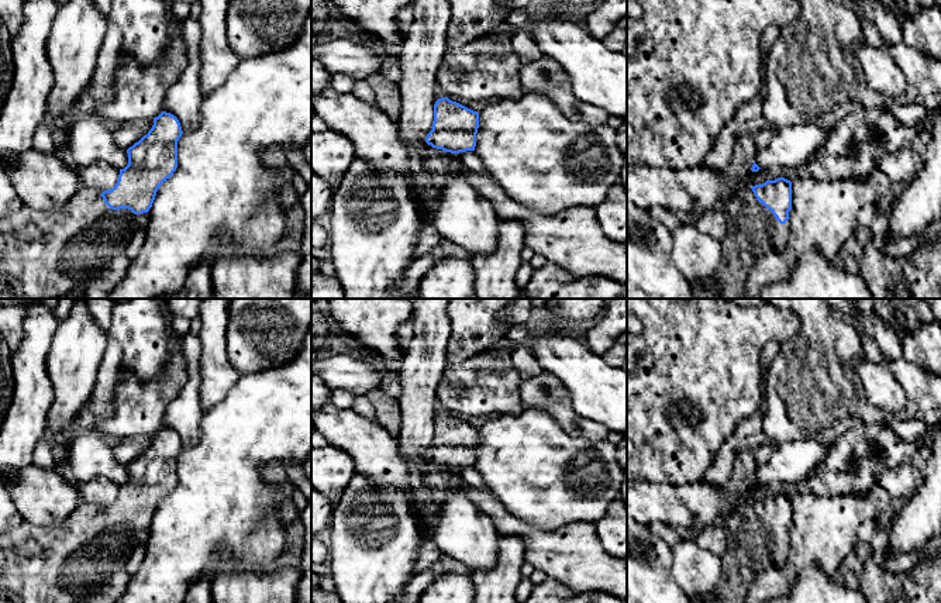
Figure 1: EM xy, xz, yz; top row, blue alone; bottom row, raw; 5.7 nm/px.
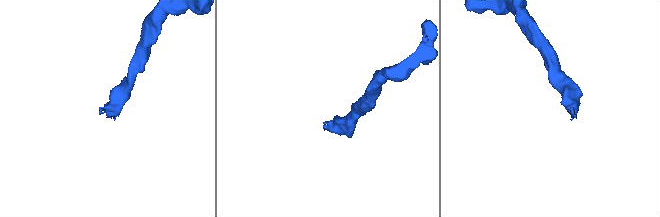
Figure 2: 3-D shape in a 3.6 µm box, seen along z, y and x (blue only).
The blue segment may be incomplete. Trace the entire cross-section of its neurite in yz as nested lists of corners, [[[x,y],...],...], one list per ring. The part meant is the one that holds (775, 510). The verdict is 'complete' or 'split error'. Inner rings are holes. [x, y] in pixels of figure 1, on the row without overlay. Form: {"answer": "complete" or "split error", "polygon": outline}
{"answer": "split error", "polygon": [[[766,496],[733,510],[727,528],[737,541],[735,555],[755,575],[782,566],[790,549],[792,497]]]}

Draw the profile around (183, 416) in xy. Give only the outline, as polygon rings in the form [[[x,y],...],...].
[[[199,335],[182,337],[182,349],[186,359],[189,380],[177,397],[168,404],[163,427],[173,430],[183,448],[192,448],[200,441],[204,410],[200,403],[201,386],[201,341]]]

